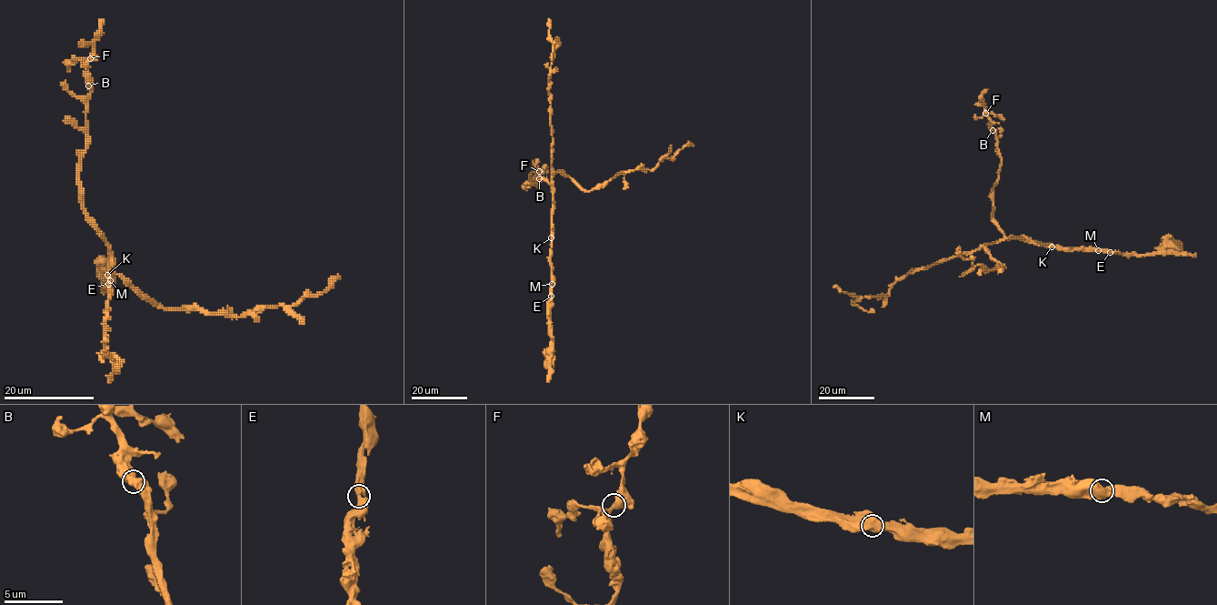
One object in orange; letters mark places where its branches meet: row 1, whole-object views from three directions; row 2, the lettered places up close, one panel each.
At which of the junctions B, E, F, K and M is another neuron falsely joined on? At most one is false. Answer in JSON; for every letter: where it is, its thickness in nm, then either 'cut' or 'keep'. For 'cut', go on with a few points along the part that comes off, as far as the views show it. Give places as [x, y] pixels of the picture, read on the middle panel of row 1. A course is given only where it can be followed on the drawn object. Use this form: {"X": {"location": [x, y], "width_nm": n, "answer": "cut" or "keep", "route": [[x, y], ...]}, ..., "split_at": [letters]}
{"B": {"location": [539, 178], "width_nm": 600, "answer": "keep"}, "E": {"location": [551, 296], "width_nm": 550, "answer": "keep"}, "F": {"location": [539, 171], "width_nm": 600, "answer": "keep"}, "K": {"location": [551, 237], "width_nm": 650, "answer": "keep"}, "M": {"location": [552, 284], "width_nm": 600, "answer": "keep"}, "split_at": []}

